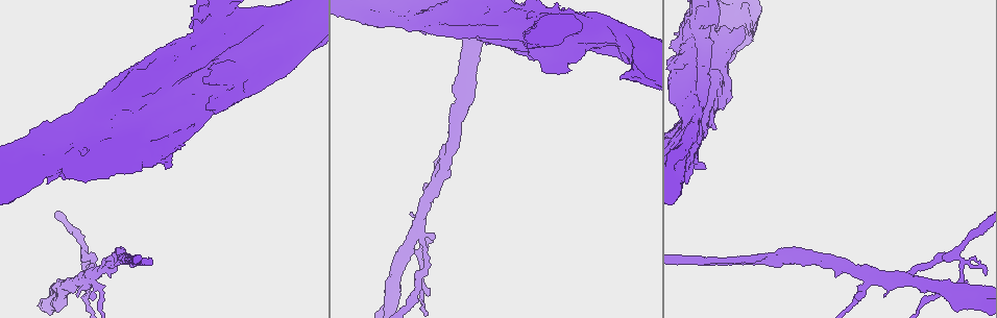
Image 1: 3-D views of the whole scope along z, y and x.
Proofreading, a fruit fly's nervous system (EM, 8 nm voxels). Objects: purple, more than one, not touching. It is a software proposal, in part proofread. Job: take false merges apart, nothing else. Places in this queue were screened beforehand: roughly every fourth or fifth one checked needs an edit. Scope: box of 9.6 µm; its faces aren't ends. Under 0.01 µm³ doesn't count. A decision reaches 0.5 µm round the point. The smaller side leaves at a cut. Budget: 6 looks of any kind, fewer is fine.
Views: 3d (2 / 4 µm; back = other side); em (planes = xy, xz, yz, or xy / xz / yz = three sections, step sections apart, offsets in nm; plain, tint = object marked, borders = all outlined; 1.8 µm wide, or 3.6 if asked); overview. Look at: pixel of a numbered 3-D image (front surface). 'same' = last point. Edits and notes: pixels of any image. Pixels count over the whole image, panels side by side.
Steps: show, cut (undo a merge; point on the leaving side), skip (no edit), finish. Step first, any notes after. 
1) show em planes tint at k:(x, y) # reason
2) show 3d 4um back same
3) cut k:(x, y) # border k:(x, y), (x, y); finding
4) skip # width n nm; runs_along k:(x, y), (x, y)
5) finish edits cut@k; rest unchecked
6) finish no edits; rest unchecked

show 3d 2um at 1:(426, 199) # side arm on a straight run

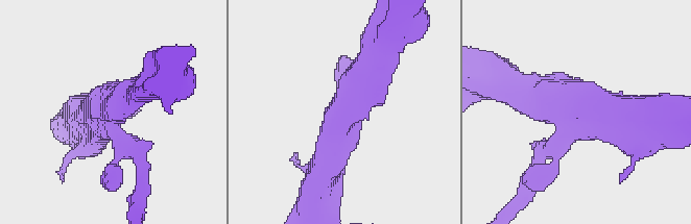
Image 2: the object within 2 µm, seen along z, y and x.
show em planes tint at 2:(341, 109) # arms 3; shape alone is not enough

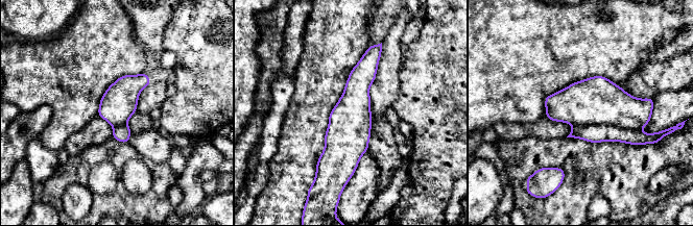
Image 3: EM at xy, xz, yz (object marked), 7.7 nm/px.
cut 3:(594, 132) # part_leaving 3:(572, 134), (616, 133), (641, 135); two neurons meet here

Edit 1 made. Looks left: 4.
show overview

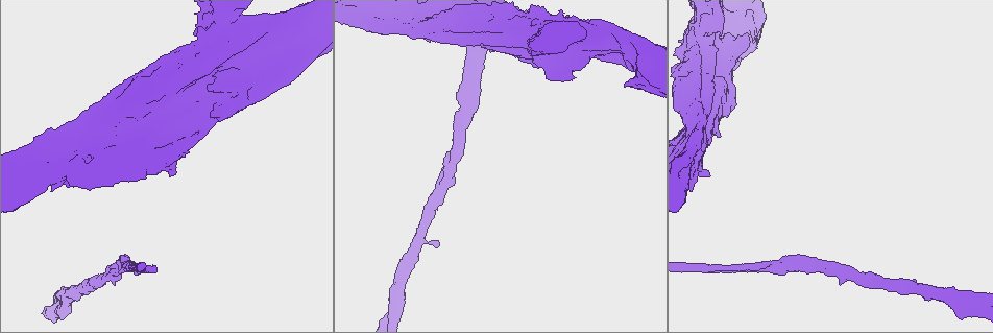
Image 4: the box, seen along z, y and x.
show em planes tint at 4:(472, 54) # arms part here

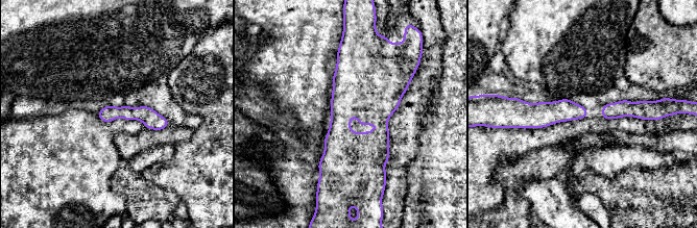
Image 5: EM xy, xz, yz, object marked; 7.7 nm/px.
skip # runs_along 5:(100, 115), (139, 112), (165, 123); all the same neuron

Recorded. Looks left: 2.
show em 3.6um planes borders at 4:(367, 16) # sudden change in width

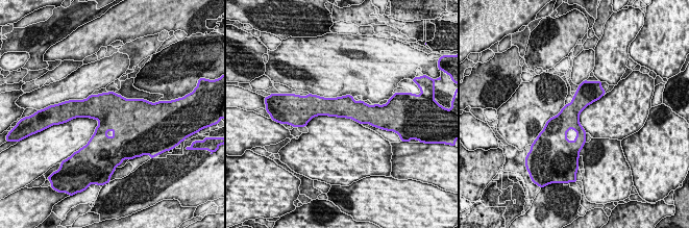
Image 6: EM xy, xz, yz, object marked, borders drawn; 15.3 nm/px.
skip # runs_along 6:(312, 111), (349, 108), (372, 114); continuous, no second neuron

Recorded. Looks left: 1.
finish edits cut@3; rest unchecked

